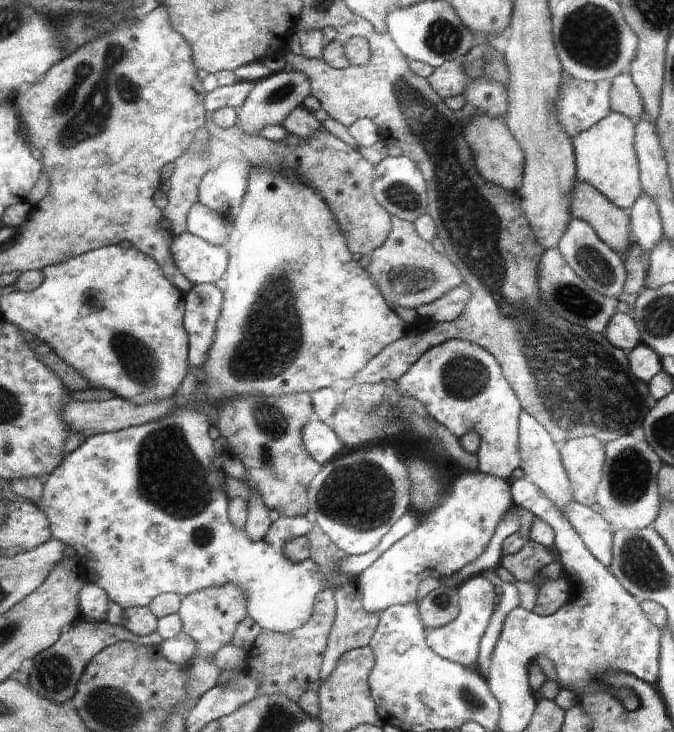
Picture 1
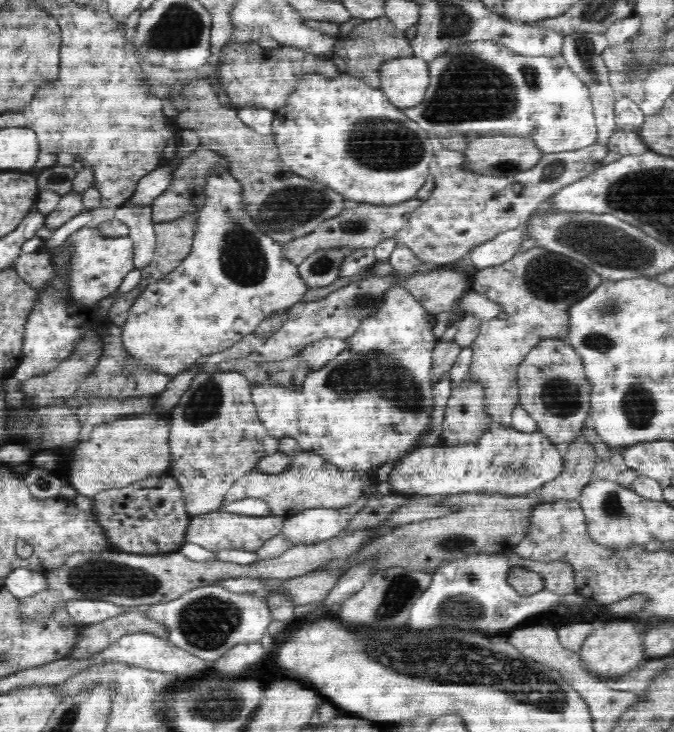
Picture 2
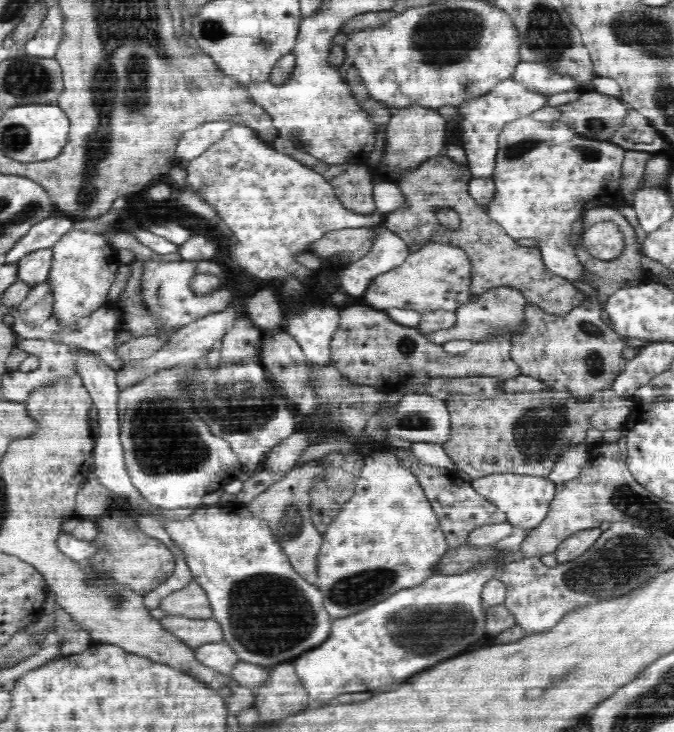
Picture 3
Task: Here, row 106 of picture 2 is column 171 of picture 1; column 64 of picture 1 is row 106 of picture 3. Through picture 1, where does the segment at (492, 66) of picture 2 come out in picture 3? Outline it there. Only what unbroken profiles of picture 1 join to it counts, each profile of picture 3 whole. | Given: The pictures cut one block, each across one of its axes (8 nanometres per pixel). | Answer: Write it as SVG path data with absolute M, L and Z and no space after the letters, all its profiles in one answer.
M514 77L500 81L492 91L477 99L470 99L458 107L457 119L459 134L458 140L461 140L460 146L464 148L467 156L467 164L470 174L473 178L484 176L491 177L496 166L496 157L499 149L499 136L502 128L512 120L518 117L528 116L546 106L548 97L534 92L532 89L526 89L524 85L514 80Z

